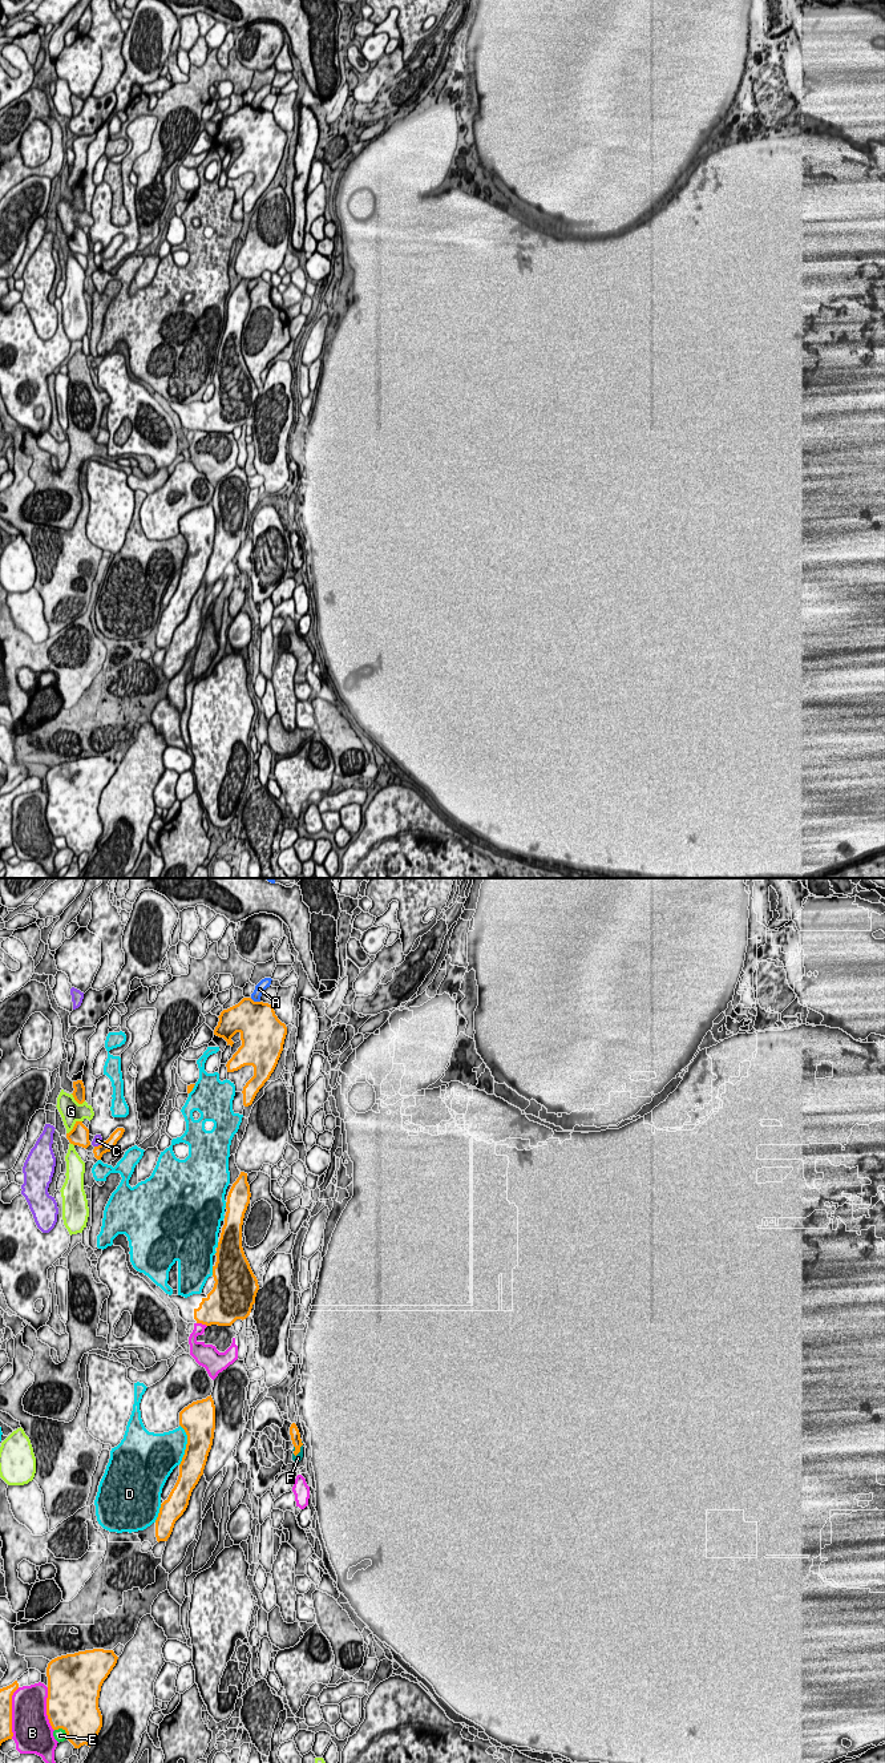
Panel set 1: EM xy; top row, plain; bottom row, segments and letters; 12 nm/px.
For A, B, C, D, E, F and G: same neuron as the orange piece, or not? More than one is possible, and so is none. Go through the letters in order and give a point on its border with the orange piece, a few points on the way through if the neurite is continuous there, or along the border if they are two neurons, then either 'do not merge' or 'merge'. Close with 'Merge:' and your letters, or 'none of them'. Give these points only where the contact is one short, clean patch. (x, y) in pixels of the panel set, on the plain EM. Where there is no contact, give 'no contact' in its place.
A: xy (255, 109) | do not merge
B: xy (47, 816) | do not merge
C: xy (98, 253) | do not merge
D: xy (186, 552) | do not merge
E: xy (63, 836) | do not merge
F: xy (299, 557) | across xy (295, 544), (299, 557), (298, 565) | merge
G: xy (75, 233) | do not merge
Merge: F

